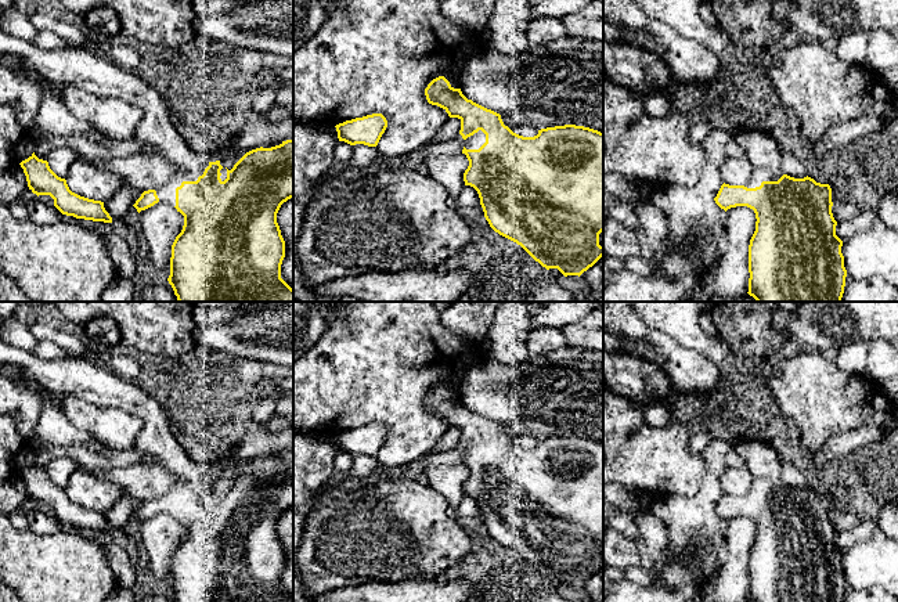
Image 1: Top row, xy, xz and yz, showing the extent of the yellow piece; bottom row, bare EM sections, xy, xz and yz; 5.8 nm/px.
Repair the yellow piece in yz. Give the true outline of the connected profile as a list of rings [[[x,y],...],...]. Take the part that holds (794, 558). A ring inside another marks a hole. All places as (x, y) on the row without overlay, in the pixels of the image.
[[[740,441],[735,448],[753,484],[744,495],[724,493],[714,511],[725,522],[747,516],[755,523],[755,541],[749,555],[749,602],[844,602],[847,580],[843,551],[836,545],[830,495],[808,486],[794,489],[785,484],[780,479],[782,461],[765,441]]]

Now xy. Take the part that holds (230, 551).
[[[0,336],[3,364],[19,367],[22,379],[39,383],[57,397],[75,396],[91,404],[120,408],[144,422],[134,447],[144,455],[144,464],[169,471],[177,484],[163,495],[144,501],[133,516],[140,523],[166,512],[184,526],[183,540],[172,555],[167,591],[174,602],[293,602],[281,588],[285,551],[277,533],[281,515],[293,508],[293,450],[246,462],[231,480],[227,479],[223,491],[220,471],[209,472],[187,455],[174,439],[163,408],[134,381],[84,357],[43,360]]]

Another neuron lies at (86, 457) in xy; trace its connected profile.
[[[134,446],[127,450],[107,450],[105,453],[95,453],[84,447],[37,448],[33,455],[35,465],[43,471],[47,471],[50,462],[59,457],[69,457],[79,465],[93,469],[118,469],[133,464],[144,464],[144,455]]]

